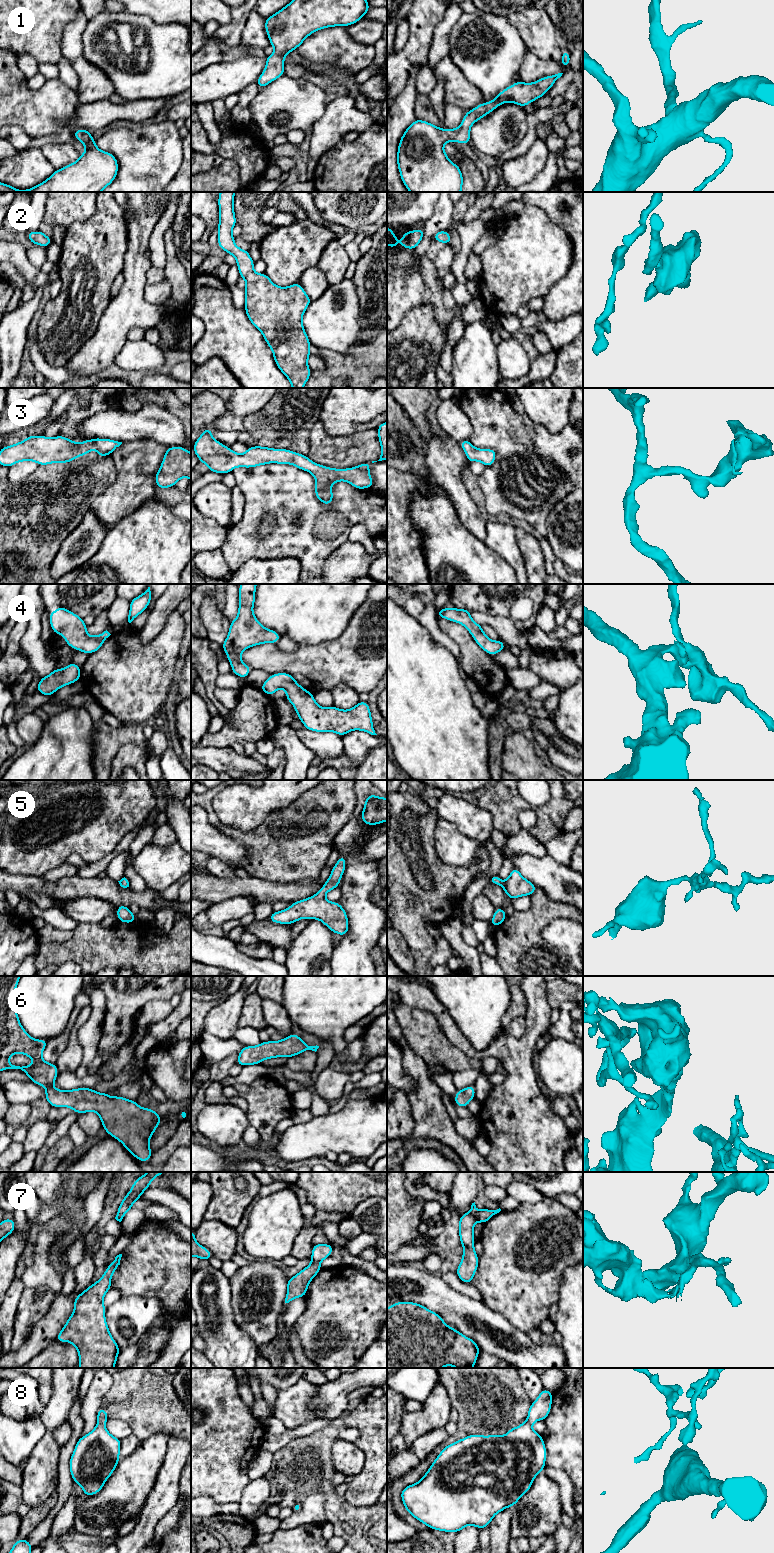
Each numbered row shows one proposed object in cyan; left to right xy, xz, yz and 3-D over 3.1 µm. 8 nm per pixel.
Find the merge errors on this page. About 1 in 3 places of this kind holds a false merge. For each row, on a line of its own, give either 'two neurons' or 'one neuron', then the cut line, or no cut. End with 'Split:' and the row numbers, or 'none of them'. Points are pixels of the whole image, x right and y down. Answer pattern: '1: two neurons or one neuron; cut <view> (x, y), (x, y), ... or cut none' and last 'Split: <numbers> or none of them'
1: one neuron; cut none
2: one neuron; cut none
3: one neuron; cut none
4: one neuron; cut none
5: one neuron; cut none
6: one neuron; cut none
7: two neurons; cut yz (478, 1212), (476, 1220)
8: one neuron; cut none
Split: 7

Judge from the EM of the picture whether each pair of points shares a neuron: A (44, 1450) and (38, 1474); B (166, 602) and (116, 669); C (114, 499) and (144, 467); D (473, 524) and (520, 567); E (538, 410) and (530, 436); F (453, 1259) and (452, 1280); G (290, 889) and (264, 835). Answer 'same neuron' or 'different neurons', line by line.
A: same neuron
B: different neurons
C: same neuron
D: different neurons
E: different neurons
F: different neurons
G: different neurons

